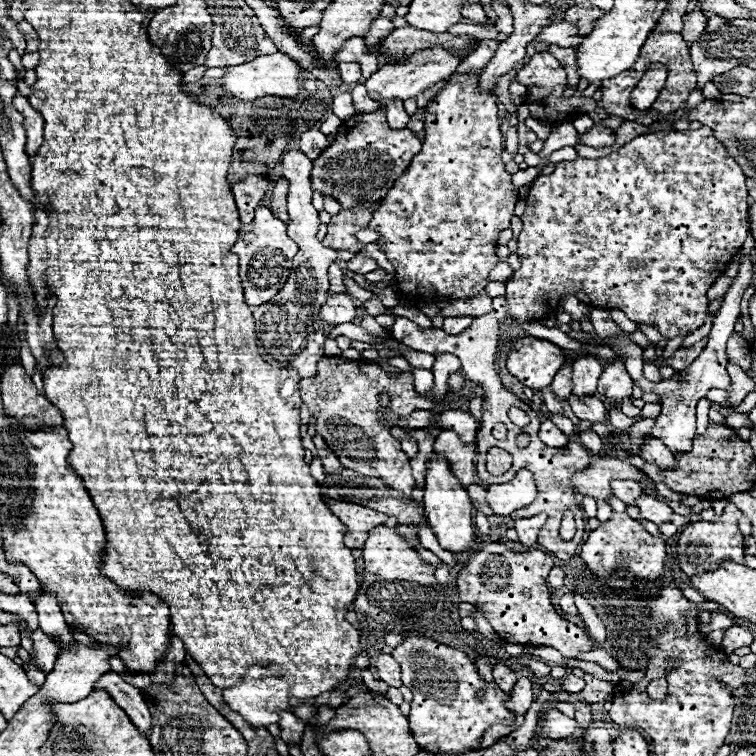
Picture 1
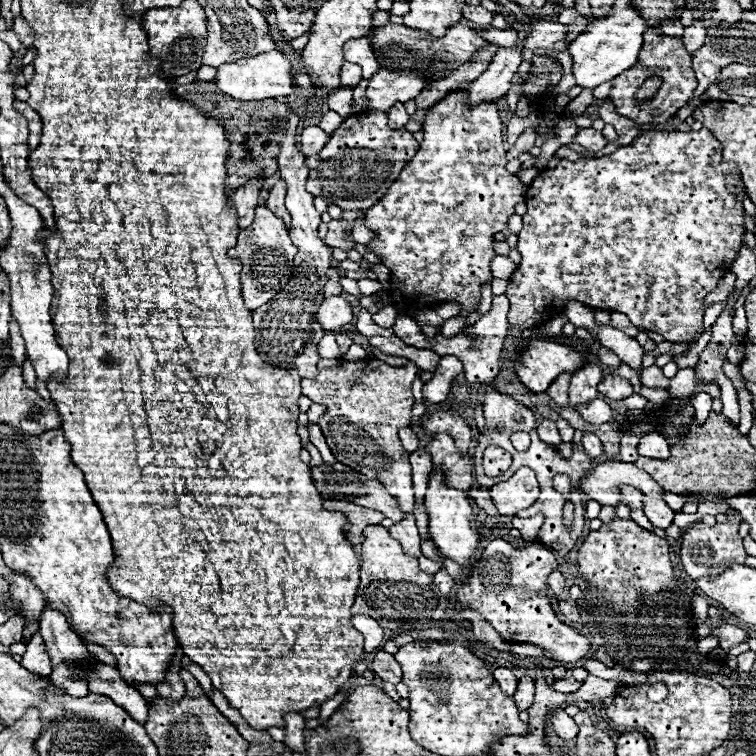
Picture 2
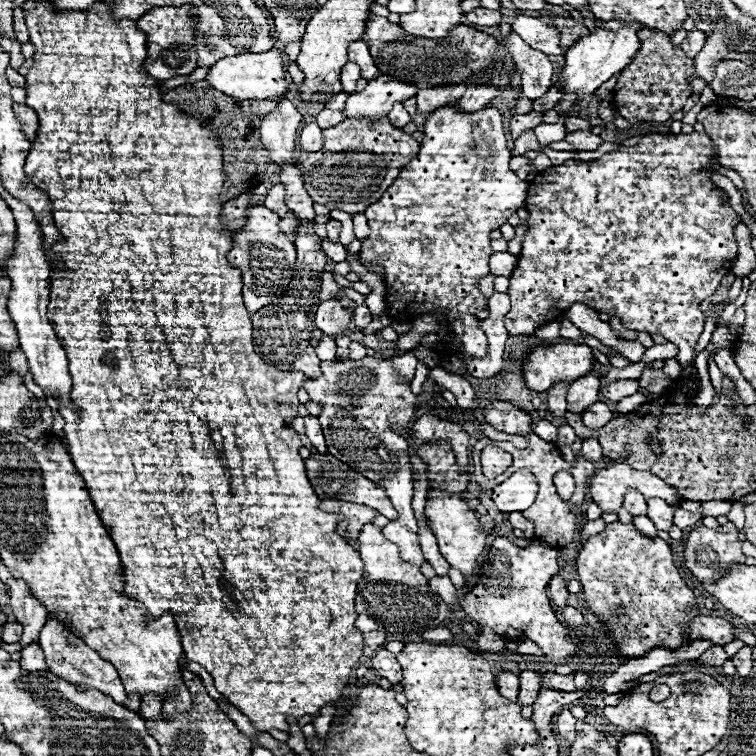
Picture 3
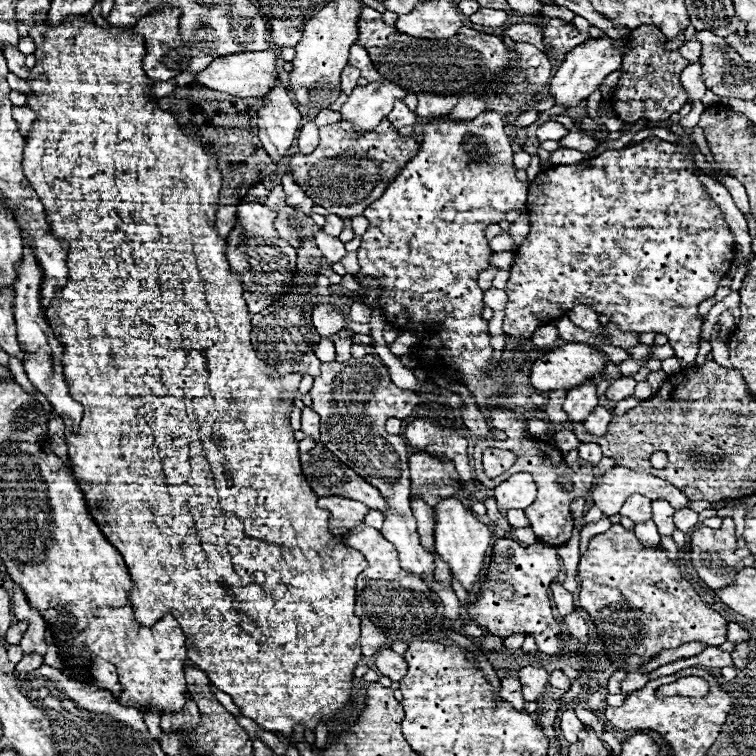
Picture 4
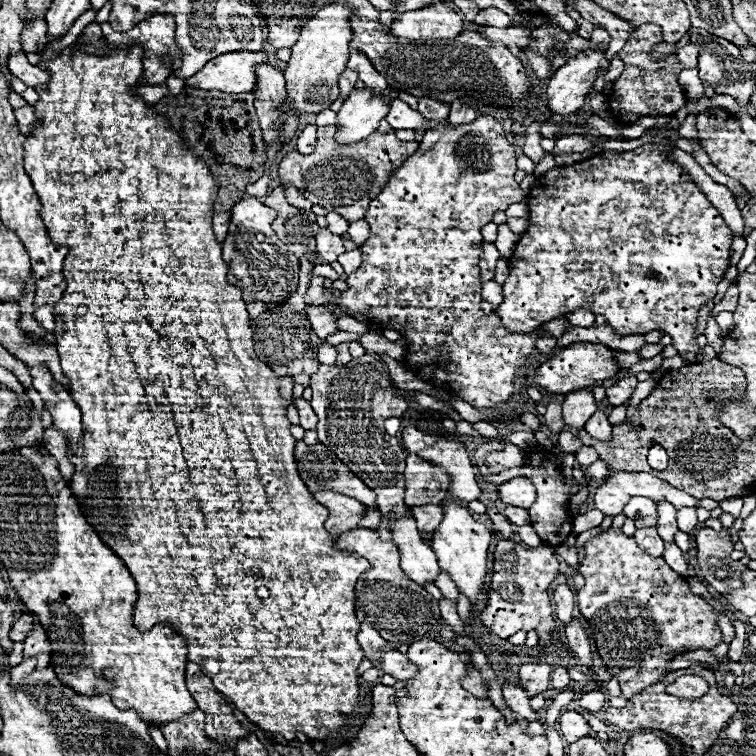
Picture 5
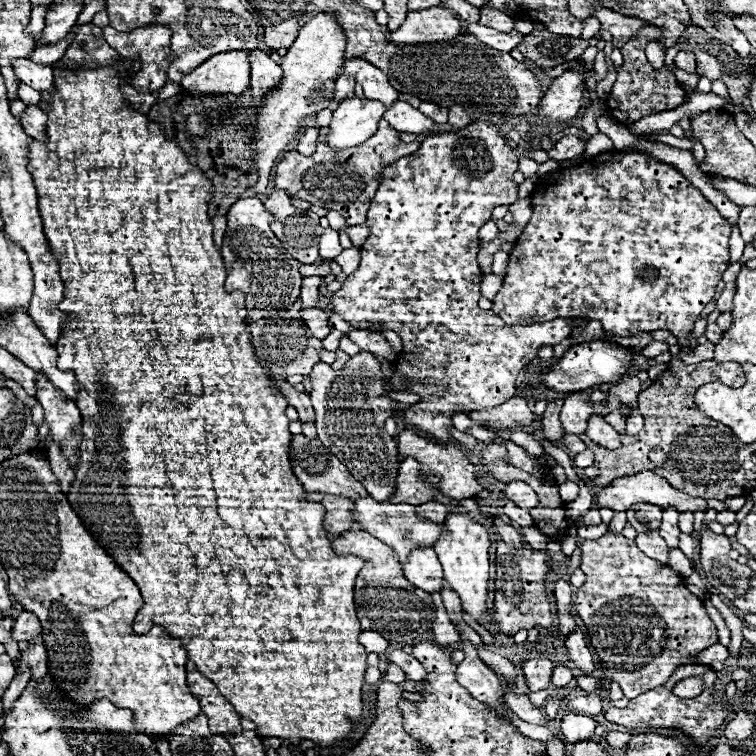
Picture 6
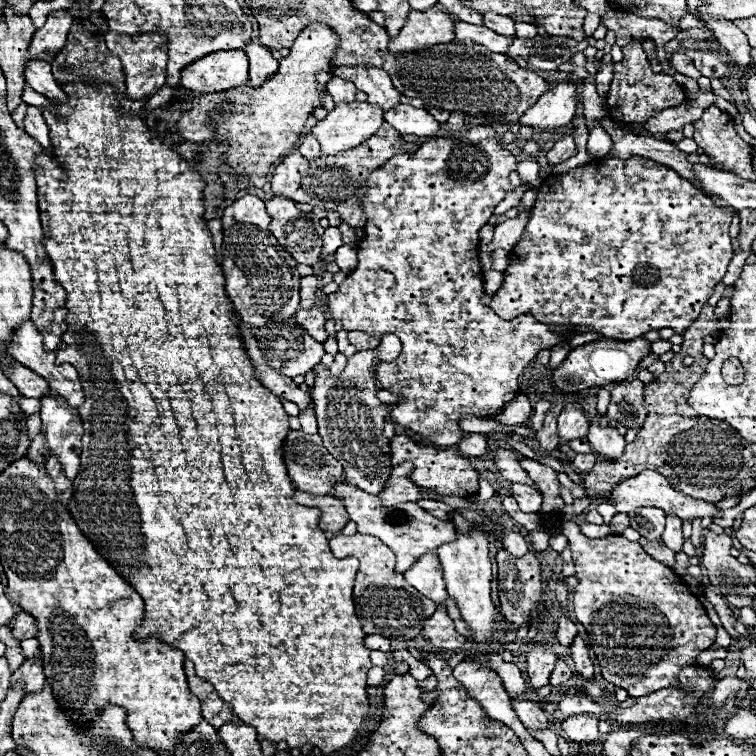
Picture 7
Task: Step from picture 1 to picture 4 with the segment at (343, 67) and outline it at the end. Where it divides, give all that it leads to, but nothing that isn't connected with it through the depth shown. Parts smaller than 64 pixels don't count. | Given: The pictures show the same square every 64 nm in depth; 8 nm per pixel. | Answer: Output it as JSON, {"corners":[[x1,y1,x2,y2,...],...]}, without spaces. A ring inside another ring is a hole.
{"corners":[[346,66,342,70,342,92,344,94,350,94,356,88,356,80,358,78,360,78,360,70,358,68,352,68,352,66]]}

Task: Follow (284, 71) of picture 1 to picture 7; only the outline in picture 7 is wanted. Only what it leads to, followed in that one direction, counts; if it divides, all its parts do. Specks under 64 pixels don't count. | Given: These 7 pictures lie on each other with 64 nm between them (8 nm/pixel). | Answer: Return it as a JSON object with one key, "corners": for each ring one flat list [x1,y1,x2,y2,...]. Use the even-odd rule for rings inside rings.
{"corners":[[220,50,194,60,180,72,180,86,194,92,222,92,246,84,248,64,244,50]]}

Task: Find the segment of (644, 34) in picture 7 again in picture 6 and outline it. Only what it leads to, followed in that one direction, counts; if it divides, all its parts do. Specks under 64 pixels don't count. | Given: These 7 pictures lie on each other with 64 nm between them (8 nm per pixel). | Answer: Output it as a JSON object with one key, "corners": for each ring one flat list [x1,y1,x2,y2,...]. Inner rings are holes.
{"corners":[[598,8,594,14,604,30,608,30,614,38,612,44,614,48,622,48,640,28,646,28,650,24,644,24,644,20,636,20,634,16,620,16,618,12,612,12,608,8]]}

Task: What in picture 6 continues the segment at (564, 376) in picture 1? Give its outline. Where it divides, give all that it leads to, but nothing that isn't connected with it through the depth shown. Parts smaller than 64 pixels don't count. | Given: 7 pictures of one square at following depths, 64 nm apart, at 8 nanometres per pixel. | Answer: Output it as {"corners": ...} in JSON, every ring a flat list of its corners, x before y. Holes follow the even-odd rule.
{"corners":[[556,400,556,402,550,402,546,412,542,414,542,434,544,434,544,440,548,440,548,442,562,440,562,436,564,436,564,430,562,430,560,418,558,418,560,408,562,408,562,400]]}

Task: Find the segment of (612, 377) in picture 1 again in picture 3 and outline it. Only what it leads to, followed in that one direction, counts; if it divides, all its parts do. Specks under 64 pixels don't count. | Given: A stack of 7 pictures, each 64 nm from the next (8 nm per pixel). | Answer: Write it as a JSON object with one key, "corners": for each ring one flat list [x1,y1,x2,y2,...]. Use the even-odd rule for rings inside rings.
{"corners":[[616,380,610,386,602,388,602,394,612,402,618,402,618,400,622,400,626,396,636,394,636,392,638,392,638,382,636,380]]}

